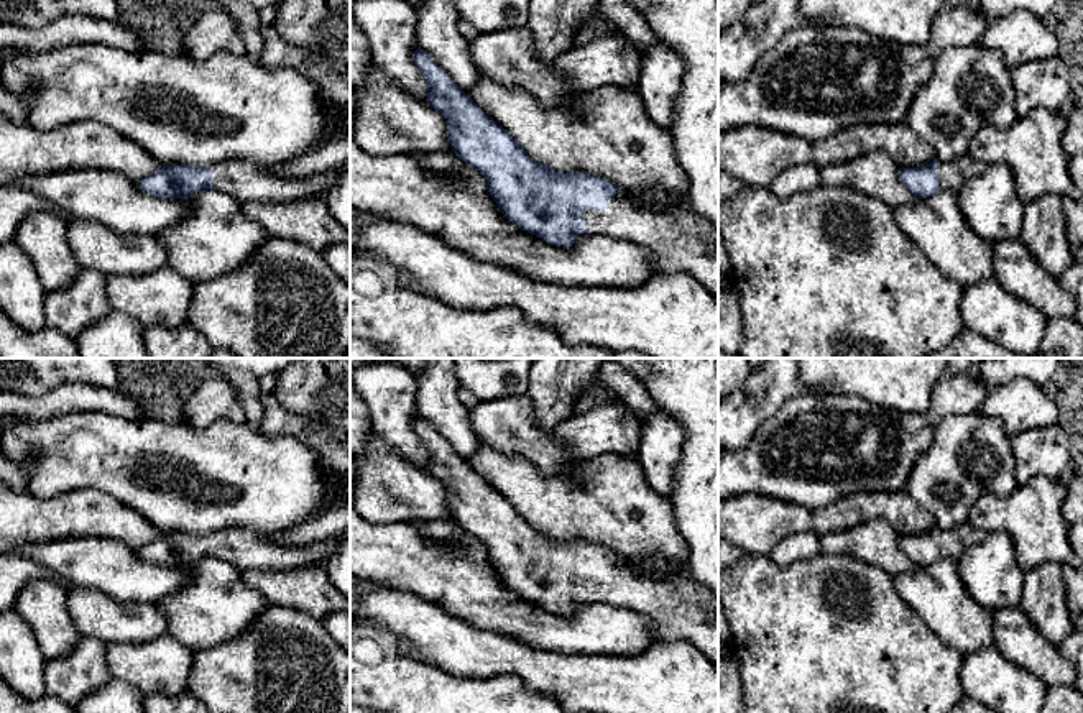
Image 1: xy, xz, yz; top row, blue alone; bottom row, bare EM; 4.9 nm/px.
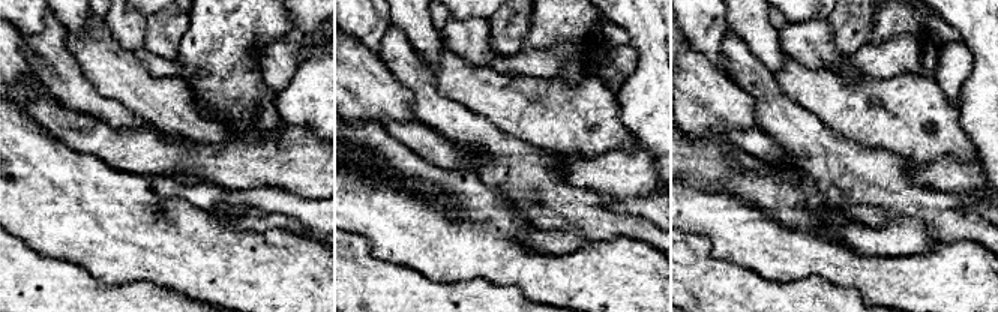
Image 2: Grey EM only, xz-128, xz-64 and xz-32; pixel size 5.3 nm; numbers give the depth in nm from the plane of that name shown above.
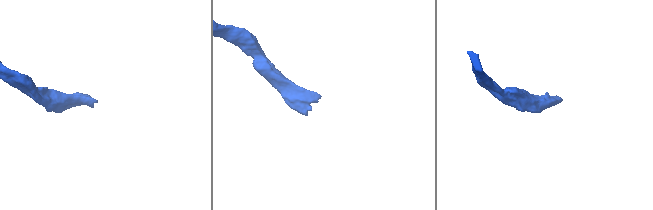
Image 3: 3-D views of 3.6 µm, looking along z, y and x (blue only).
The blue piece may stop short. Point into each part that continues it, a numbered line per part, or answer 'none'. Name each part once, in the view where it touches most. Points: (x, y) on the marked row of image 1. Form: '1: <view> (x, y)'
1: xz (679, 240)

